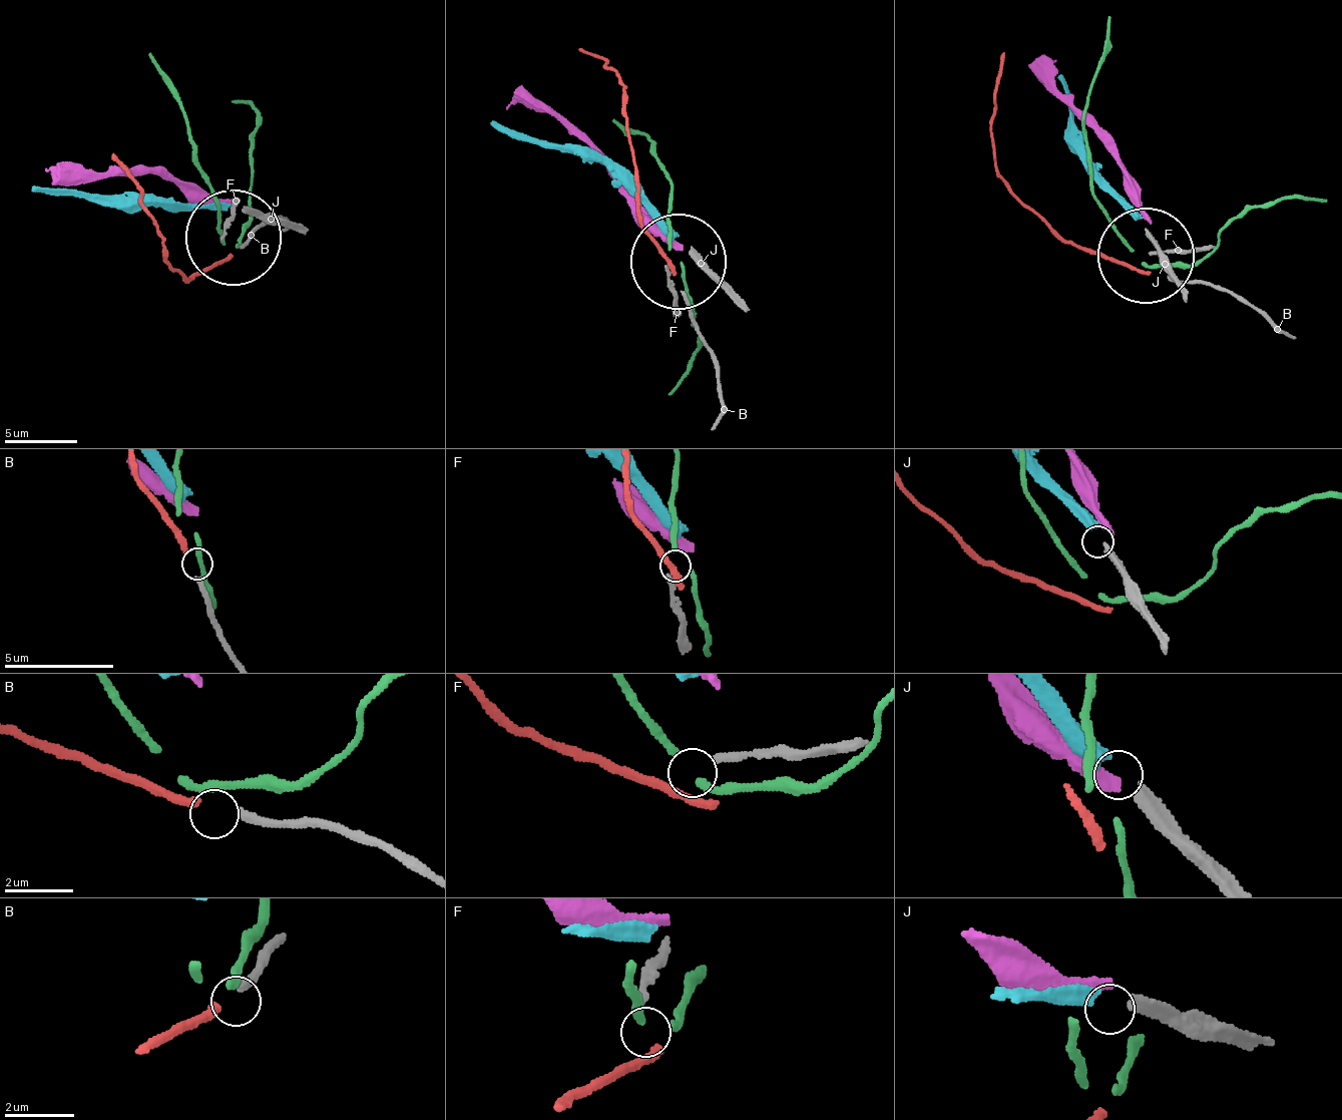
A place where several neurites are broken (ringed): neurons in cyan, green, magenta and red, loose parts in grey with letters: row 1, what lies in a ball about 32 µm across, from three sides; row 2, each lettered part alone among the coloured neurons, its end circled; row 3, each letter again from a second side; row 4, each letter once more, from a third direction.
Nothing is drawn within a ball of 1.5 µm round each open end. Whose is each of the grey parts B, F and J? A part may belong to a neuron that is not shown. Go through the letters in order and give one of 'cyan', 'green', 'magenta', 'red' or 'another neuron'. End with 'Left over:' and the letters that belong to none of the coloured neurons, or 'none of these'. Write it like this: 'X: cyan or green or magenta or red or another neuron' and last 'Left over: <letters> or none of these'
B: red
F: another neuron
J: cyan
Left over: F

